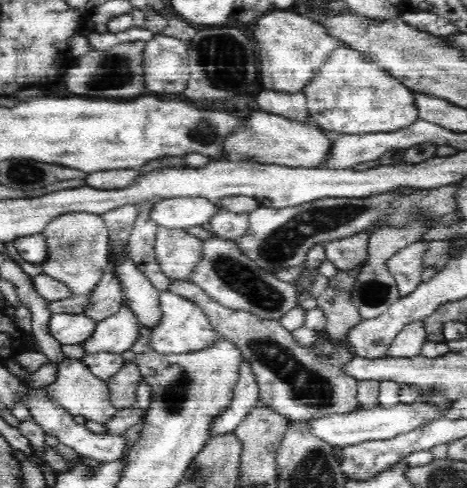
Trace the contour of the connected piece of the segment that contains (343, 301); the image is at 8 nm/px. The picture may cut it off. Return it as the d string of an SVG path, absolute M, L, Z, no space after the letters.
M327 286L319 295L317 304L326 318L326 333L340 343L348 343L346 334L361 321L360 312L352 303L350 294Z

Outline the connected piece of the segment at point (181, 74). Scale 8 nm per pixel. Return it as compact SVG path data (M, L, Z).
M155 34L145 42L143 68L148 92L183 92L189 80L188 50L189 44L172 36Z

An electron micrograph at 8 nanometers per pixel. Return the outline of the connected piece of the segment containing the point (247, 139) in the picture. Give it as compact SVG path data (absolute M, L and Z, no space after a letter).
M260 110L247 116L247 121L236 128L224 141L224 150L235 154L236 158L245 158L262 164L278 164L289 167L316 168L330 156L332 142L323 129L314 120L290 119L279 114L270 114Z

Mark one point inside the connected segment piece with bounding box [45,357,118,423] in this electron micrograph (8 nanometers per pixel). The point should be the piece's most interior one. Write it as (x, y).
(76, 389)

